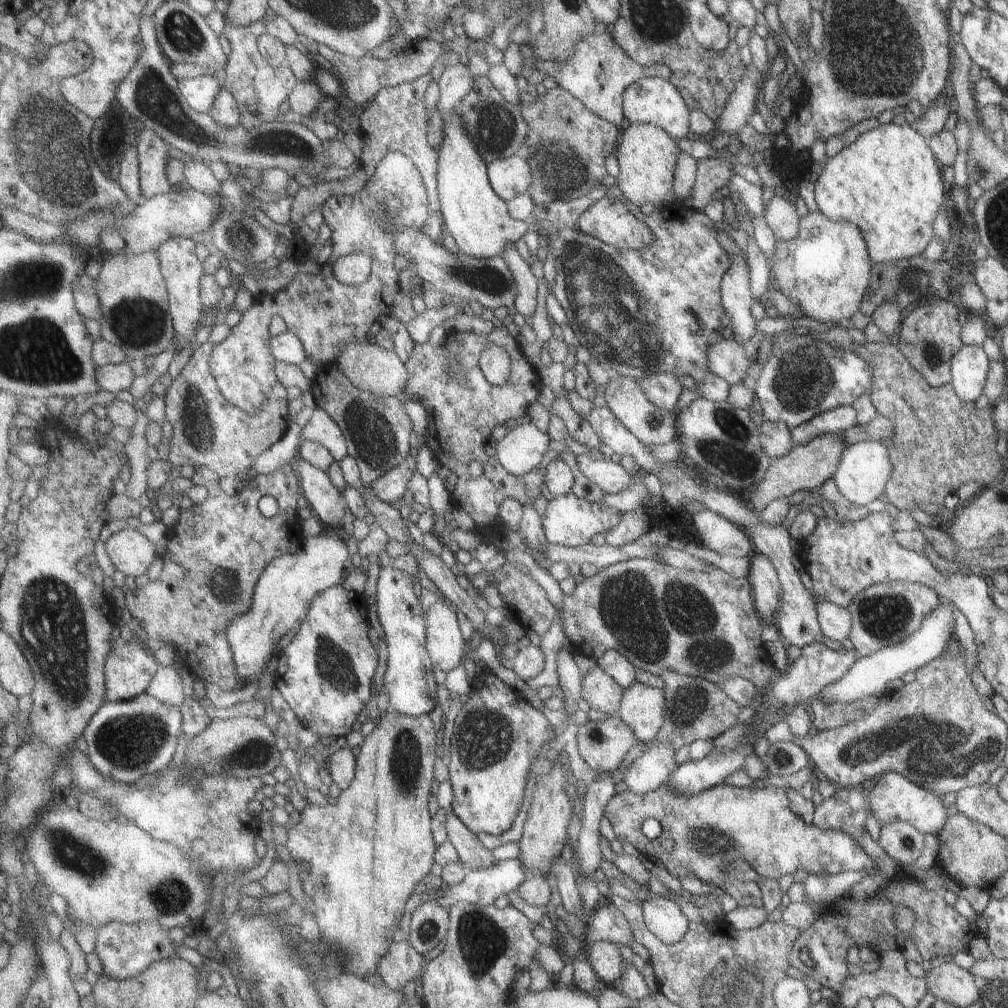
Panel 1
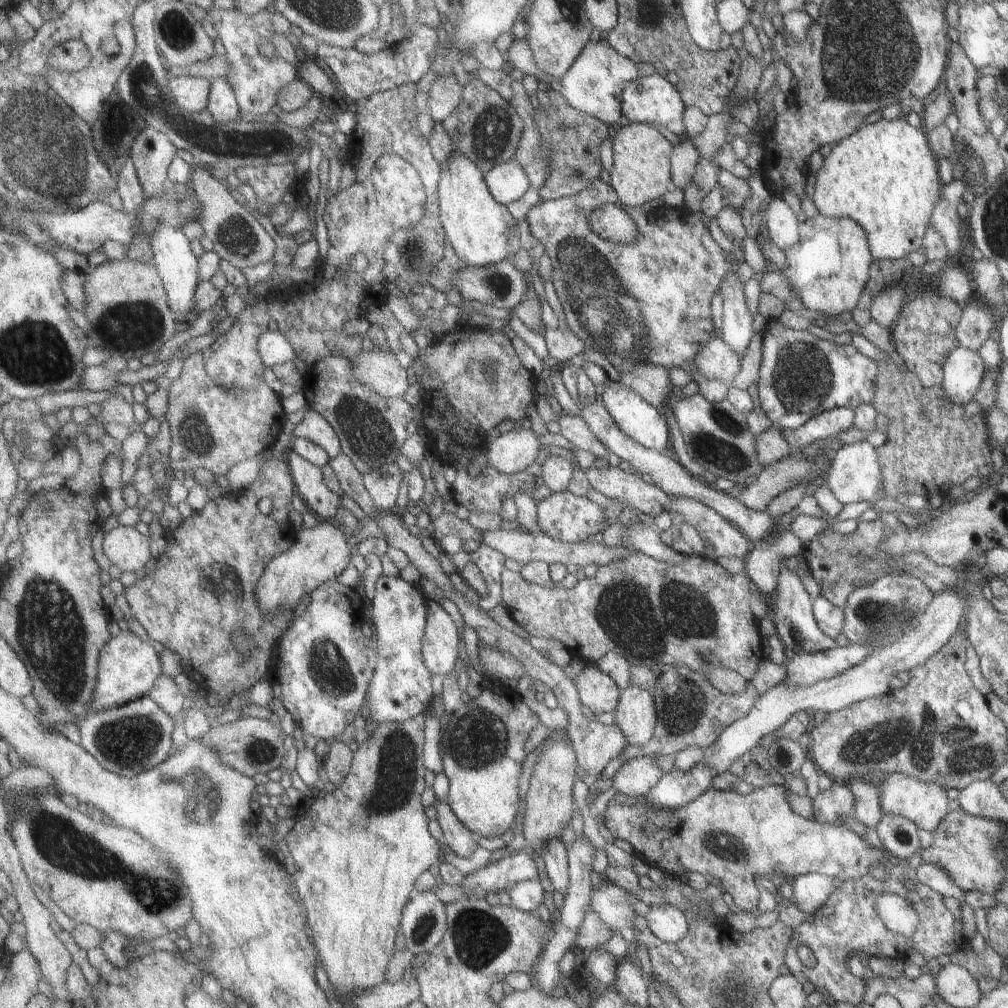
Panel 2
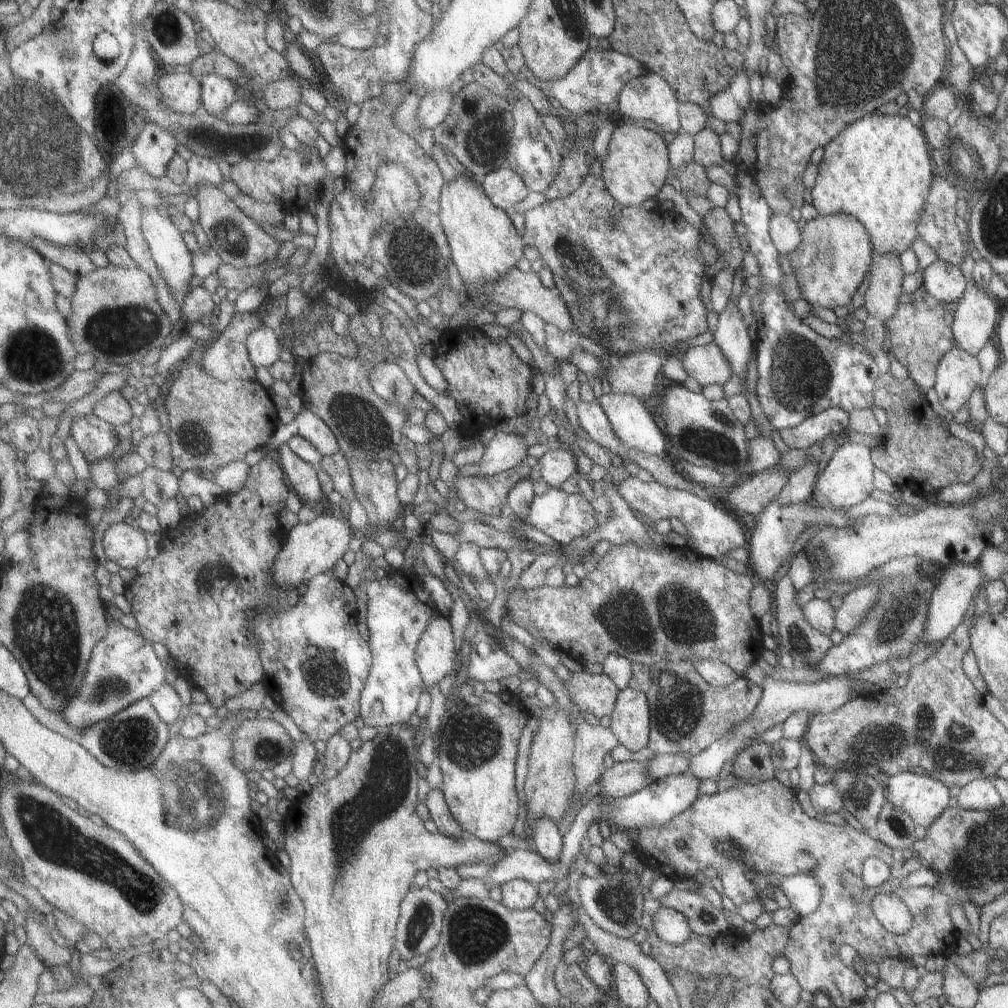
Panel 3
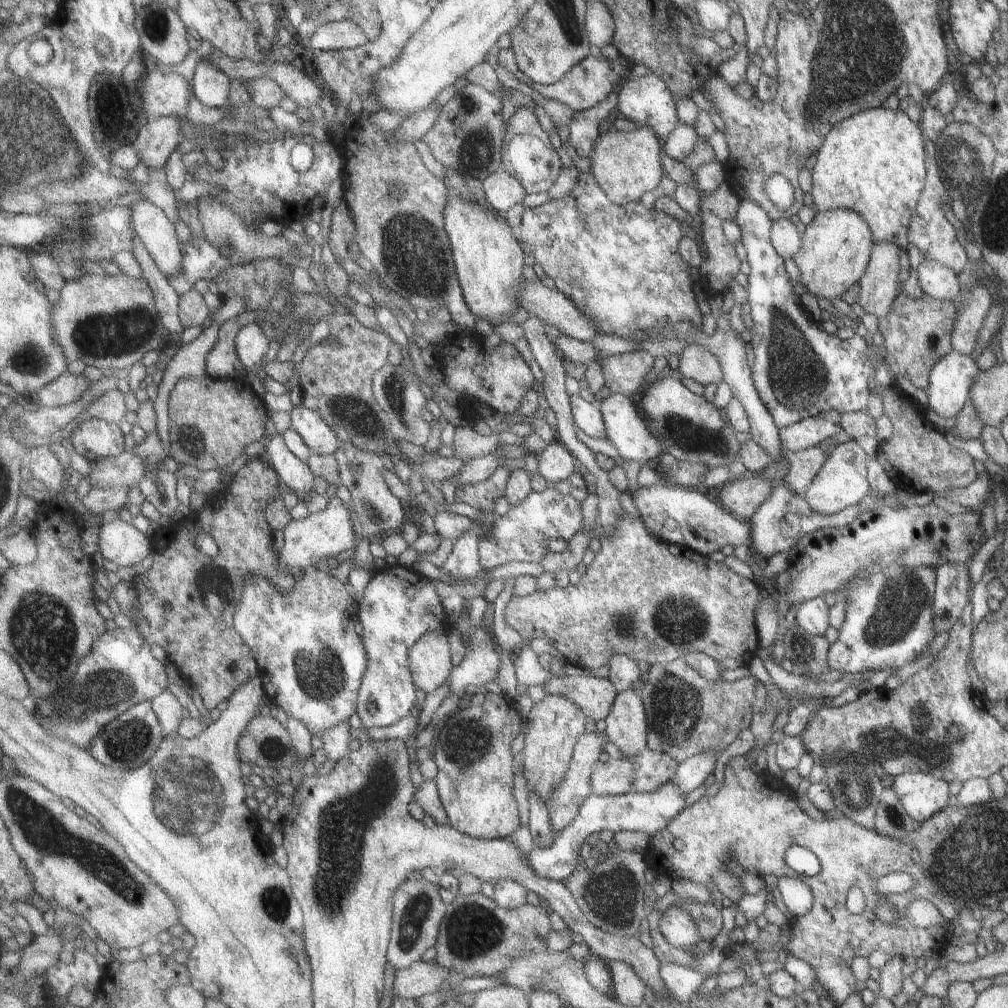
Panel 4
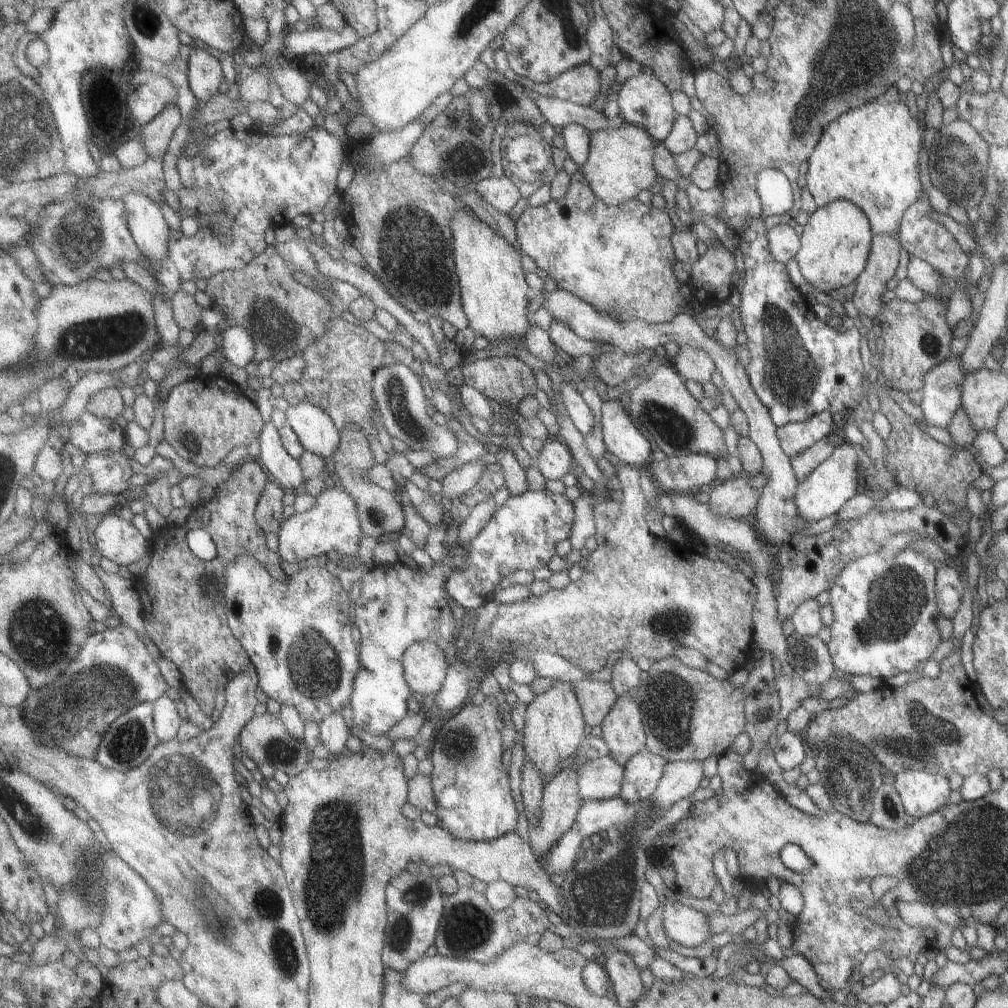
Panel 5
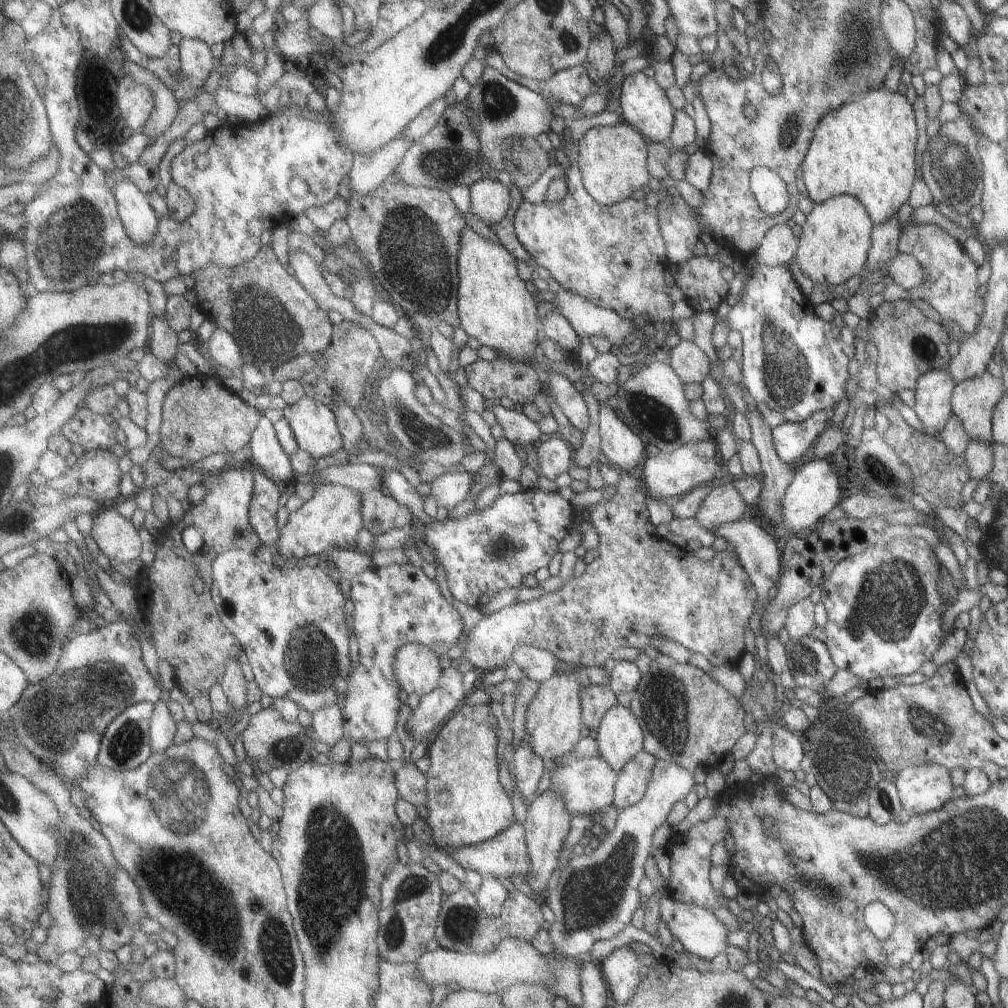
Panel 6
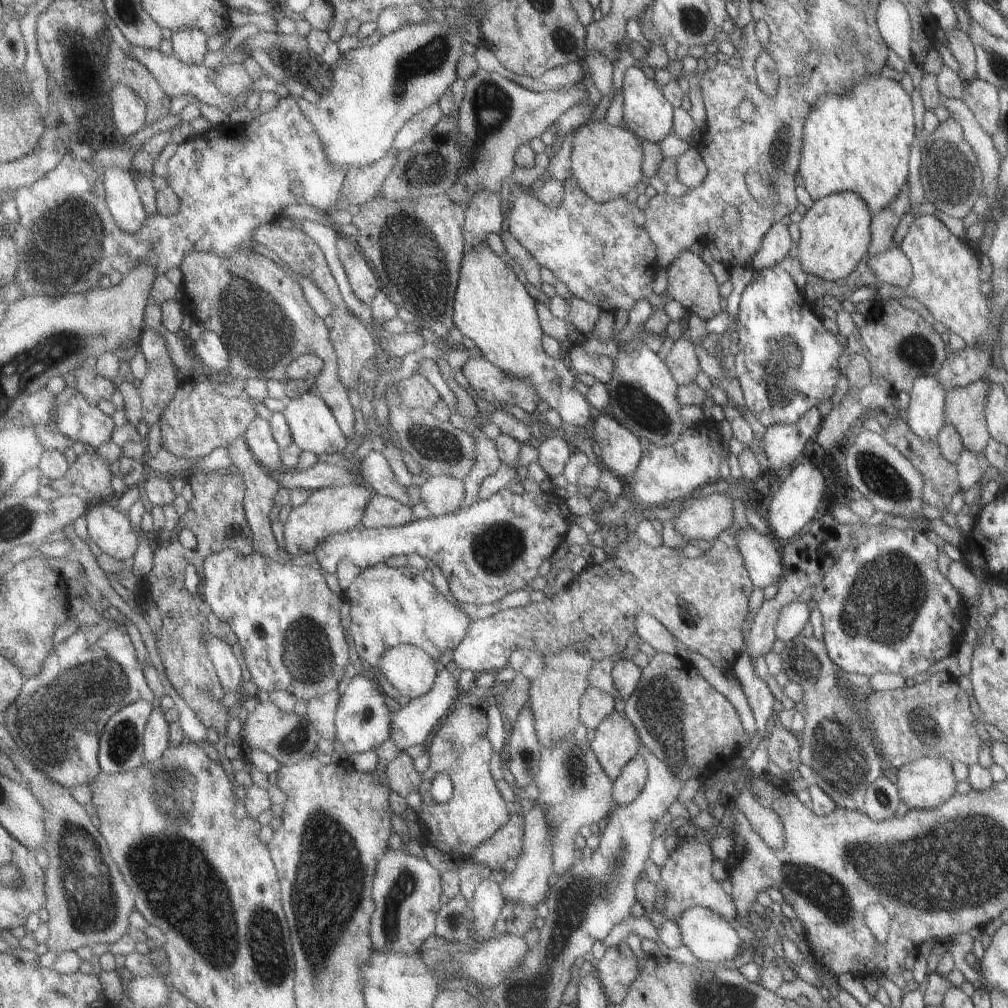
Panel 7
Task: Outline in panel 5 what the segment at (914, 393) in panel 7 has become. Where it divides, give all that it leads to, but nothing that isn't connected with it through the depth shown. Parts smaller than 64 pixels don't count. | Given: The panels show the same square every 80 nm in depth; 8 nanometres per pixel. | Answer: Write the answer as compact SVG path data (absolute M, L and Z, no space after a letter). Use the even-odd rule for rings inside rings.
M951 355L923 376L919 404L923 423L940 428L949 423L959 409L959 386L965 376L957 357Z

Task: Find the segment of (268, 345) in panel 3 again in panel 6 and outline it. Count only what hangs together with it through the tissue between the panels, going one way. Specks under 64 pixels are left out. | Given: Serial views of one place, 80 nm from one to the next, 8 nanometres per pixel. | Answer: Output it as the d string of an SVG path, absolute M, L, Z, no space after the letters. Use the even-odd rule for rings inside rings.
M216 329L207 339L209 356L217 366L230 369L232 372L238 371L241 374L243 369L243 344L227 330Z

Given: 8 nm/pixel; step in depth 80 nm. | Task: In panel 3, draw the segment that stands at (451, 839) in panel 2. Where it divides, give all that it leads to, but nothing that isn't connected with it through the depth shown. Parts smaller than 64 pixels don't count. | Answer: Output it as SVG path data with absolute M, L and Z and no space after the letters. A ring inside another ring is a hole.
M431 788L423 802L427 806L430 816L436 823L438 830L444 835L447 837L461 837L463 834L467 834L449 810L441 789Z

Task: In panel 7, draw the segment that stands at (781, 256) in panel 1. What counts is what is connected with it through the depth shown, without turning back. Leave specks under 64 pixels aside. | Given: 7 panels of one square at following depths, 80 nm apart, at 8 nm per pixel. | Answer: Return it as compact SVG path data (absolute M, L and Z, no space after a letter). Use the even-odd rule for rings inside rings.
M837 192L813 201L797 224L799 237L794 253L803 273L813 274L825 282L852 274L868 252L870 221L869 208L853 192Z

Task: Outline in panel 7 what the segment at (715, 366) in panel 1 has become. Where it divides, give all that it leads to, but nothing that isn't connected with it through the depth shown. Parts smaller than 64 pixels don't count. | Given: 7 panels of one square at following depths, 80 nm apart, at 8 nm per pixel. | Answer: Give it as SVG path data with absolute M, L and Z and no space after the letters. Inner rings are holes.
M682 339L675 342L664 362L679 385L691 384L702 371L697 348L691 340Z

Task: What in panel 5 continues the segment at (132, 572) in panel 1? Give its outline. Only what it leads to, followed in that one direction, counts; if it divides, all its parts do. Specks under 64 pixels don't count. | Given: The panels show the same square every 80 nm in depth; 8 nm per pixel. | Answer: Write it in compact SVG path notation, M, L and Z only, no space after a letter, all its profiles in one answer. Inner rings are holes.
M117 511L108 513L95 528L97 551L118 566L129 568L133 562L151 554L151 542Z

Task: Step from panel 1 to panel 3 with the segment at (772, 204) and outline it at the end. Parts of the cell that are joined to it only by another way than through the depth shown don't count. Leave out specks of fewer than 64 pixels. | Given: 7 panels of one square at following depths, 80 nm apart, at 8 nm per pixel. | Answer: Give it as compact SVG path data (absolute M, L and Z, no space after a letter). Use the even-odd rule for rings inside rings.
M771 213L768 222L768 233L778 253L786 255L800 241L800 232L789 213Z

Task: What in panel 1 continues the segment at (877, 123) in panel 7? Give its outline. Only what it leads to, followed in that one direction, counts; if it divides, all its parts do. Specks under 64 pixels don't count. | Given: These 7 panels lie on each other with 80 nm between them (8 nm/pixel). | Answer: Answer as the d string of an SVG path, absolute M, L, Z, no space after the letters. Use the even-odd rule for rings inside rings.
M893 123L878 125L860 134L839 153L830 156L814 182L817 210L834 221L849 221L860 230L871 263L888 263L919 255L932 237L932 222L948 197L943 168L916 130Z

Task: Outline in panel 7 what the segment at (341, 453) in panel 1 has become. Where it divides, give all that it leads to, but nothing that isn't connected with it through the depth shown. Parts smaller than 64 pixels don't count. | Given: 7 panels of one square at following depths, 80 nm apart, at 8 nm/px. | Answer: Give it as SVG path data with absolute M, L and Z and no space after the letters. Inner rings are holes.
M309 390L306 393L297 397L289 398L286 401L285 410L282 414L287 418L289 427L292 432L293 442L301 448L301 451L312 451L318 454L337 454L342 453L347 444L353 439L357 439L360 444L366 444L365 441L370 441L370 436L367 431L361 437L356 436L353 432L353 436L345 436L343 428L340 426L340 422L336 420L336 414L325 403L325 400L317 395L313 390Z

